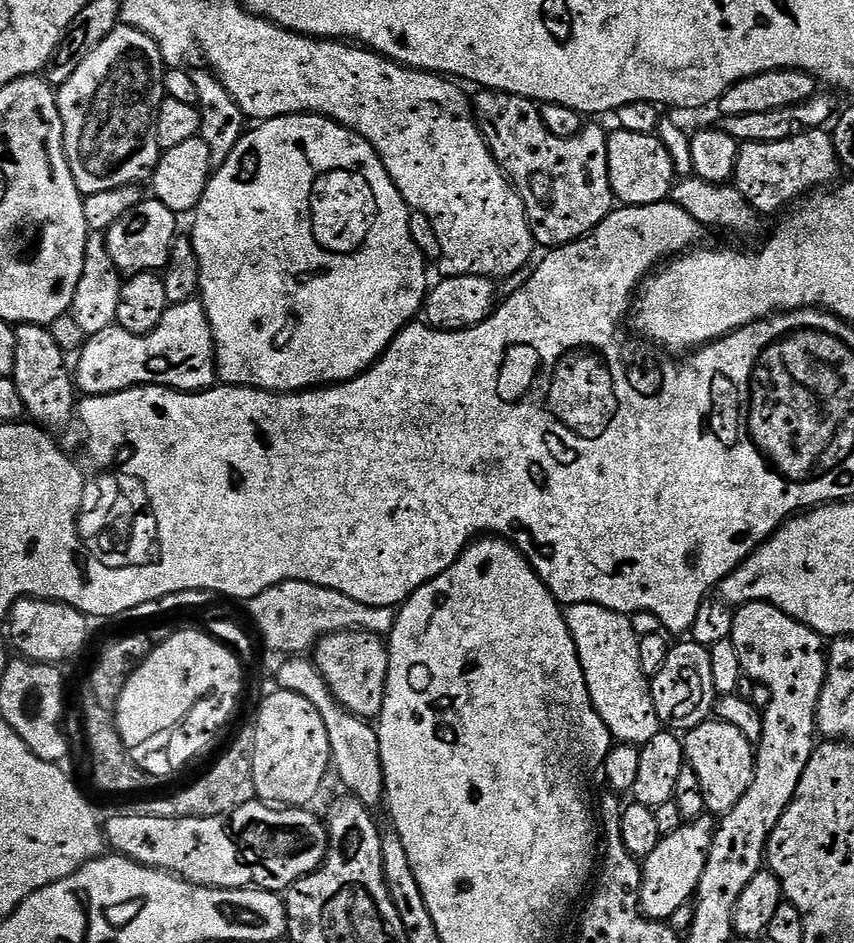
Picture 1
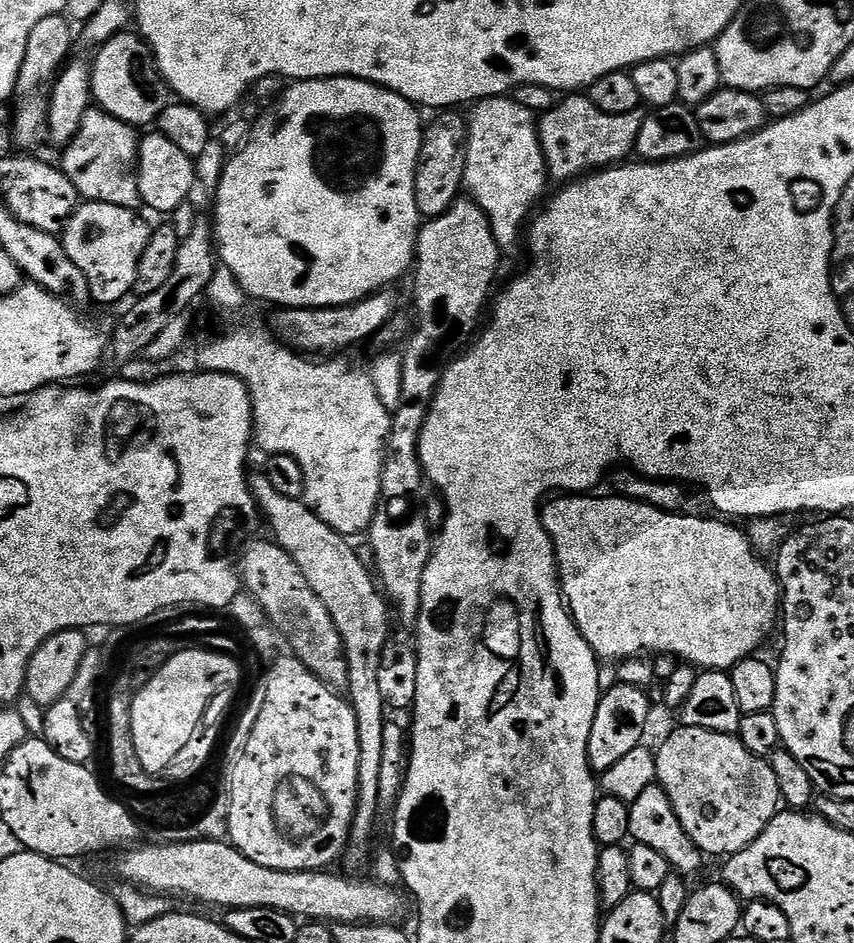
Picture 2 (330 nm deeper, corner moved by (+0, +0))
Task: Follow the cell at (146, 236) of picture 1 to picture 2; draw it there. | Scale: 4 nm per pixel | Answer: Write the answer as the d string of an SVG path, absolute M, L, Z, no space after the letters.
M81 203L69 218L62 233L62 243L70 262L86 274L88 291L93 301L100 304L116 304L136 287L138 262L148 245L150 228L131 208L113 204Z

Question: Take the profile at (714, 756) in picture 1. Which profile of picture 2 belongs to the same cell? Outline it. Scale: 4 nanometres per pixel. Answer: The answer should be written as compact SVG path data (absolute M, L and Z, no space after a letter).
M680 726L677 729L677 732L672 732L665 738L664 745L658 748L656 752L657 781L660 787L666 790L670 802L674 806L674 810L678 814L682 826L686 830L686 834L690 834L690 838L698 845L701 852L707 854L709 857L720 856L719 858L727 858L733 856L746 846L750 846L750 842L754 842L754 838L758 838L758 834L762 834L762 830L766 830L769 822L776 817L777 812L781 811L782 801L780 799L778 778L774 778L774 770L772 769L771 763L767 759L750 754L750 750L746 750L744 743L735 735L727 736L721 732L711 732L705 728L686 728Z

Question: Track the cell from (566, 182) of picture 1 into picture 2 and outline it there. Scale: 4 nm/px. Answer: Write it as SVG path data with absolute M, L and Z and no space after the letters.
M568 94L557 103L555 108L539 117L540 145L544 150L544 161L548 164L548 175L553 181L571 182L581 179L593 172L619 165L635 153L638 134L642 130L646 116L637 110L630 114L615 116L606 114L594 106L594 102L584 94Z

